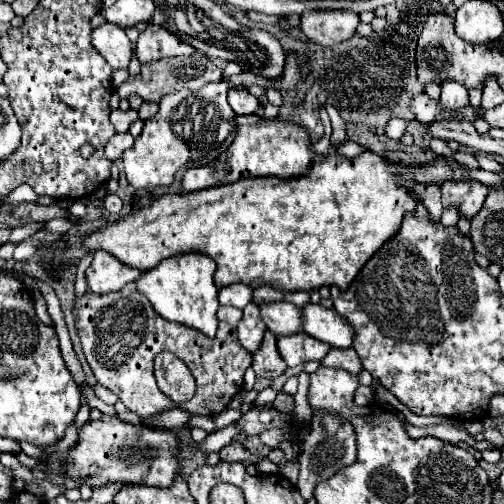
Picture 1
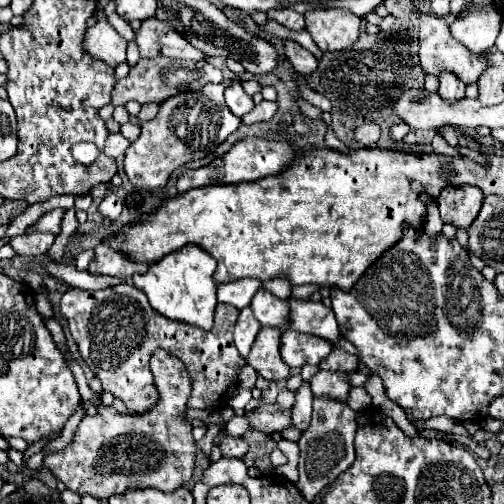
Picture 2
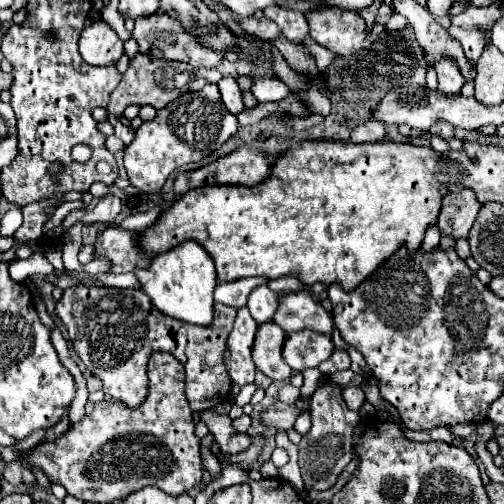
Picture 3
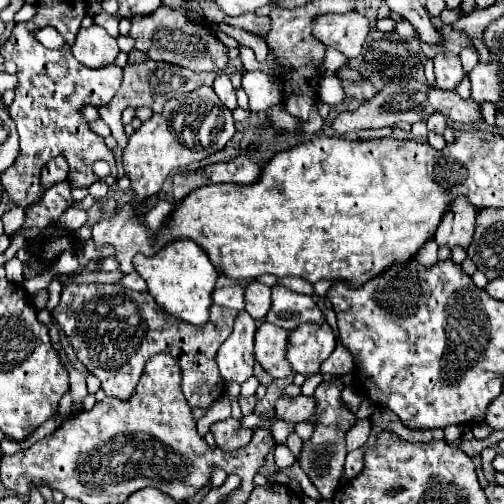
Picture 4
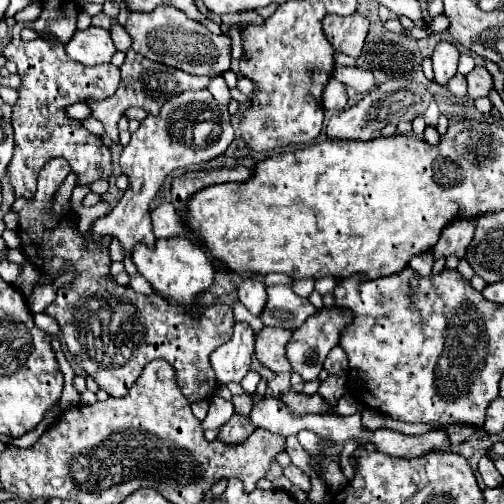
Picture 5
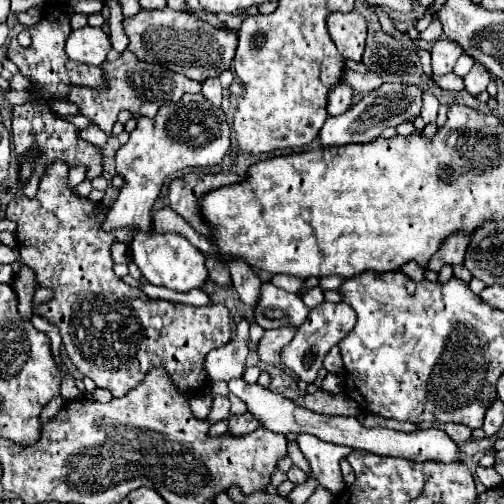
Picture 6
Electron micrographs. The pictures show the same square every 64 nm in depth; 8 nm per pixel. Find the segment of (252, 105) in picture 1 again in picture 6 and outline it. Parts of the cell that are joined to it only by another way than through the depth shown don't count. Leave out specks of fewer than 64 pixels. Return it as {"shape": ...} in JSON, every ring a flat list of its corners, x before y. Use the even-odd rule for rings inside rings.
{"shape":[[208,78,204,80,204,88,202,88,202,94,212,102,212,104,218,104,222,102,222,84,218,78]]}

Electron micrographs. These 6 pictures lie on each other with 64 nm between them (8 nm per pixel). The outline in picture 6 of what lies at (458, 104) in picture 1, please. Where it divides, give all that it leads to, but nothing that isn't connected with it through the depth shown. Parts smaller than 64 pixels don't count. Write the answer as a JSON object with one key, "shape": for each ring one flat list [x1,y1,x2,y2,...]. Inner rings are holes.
{"shape":[[438,40,434,46,432,46,432,70,434,70,434,76,442,76,442,74,448,74,452,72,456,60,460,58,462,54,462,48,460,44,452,42,452,40]]}

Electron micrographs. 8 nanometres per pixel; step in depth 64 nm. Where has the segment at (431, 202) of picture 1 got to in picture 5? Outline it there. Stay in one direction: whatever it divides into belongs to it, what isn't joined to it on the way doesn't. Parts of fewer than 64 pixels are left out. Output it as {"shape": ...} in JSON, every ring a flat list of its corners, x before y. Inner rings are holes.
{"shape":[[434,250,424,252,424,256,416,256,410,260,410,266,420,274,420,276,430,276,432,266,434,266]]}

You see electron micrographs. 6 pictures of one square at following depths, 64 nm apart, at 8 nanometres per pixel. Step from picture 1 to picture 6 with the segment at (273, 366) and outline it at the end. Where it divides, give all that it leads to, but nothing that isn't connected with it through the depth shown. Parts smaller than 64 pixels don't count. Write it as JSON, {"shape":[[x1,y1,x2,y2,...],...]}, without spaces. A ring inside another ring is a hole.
{"shape":[[296,328,266,330,264,336,258,342,258,356,260,356,260,360,280,360,282,348,292,340,294,334,296,334]]}

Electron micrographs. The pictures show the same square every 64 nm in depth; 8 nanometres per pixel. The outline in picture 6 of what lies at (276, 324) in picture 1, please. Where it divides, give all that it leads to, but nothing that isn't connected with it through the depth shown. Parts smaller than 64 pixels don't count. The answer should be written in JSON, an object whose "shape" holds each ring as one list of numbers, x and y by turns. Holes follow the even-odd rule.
{"shape":[[228,260,228,268,240,300,254,310,260,300,260,286,262,286,260,278,252,272,248,264,244,264,244,260]]}

